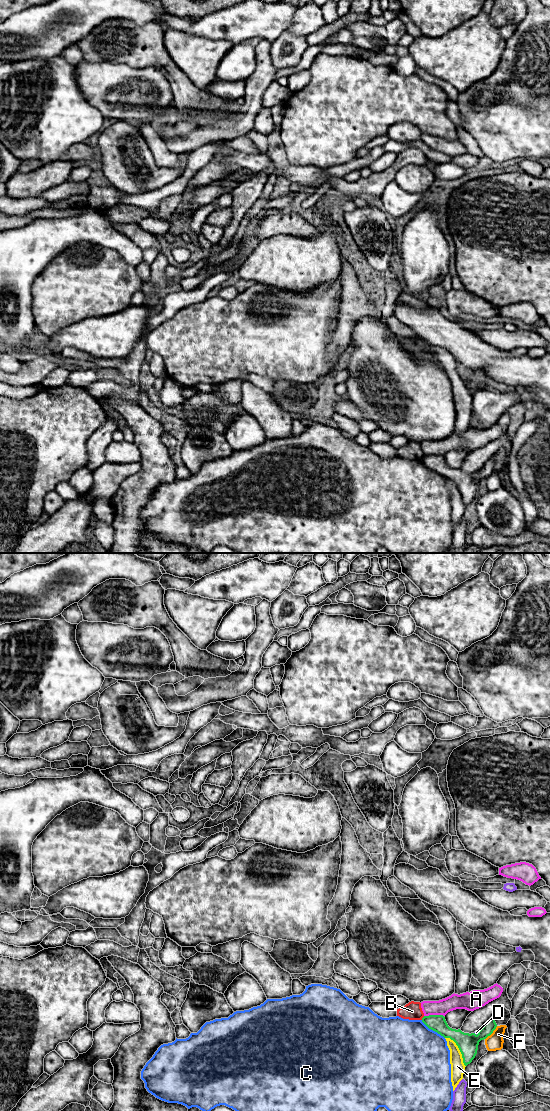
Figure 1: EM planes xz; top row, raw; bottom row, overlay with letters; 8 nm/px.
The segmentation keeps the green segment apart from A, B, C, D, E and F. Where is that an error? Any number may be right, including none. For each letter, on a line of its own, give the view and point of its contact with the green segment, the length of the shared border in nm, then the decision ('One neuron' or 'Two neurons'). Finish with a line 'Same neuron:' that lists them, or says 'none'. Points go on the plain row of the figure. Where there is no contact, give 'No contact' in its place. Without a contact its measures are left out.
A: Touches green at xz (433, 455). Shared border 160 nm. Two neurons
B: Touches green at xz (422, 458). Shared border 40 nm. Two neurons
C: Touches green at xz (433, 470). Shared border 240 nm. Two neurons
D: Touches green at xz (475, 474). Shared border 40 nm. Two neurons
E: Touches green at xz (459, 489). Shared border 280 nm. Two neurons
F: Touches green at xz (491, 473). Shared border 150 nm. Two neurons
Same neuron: none

